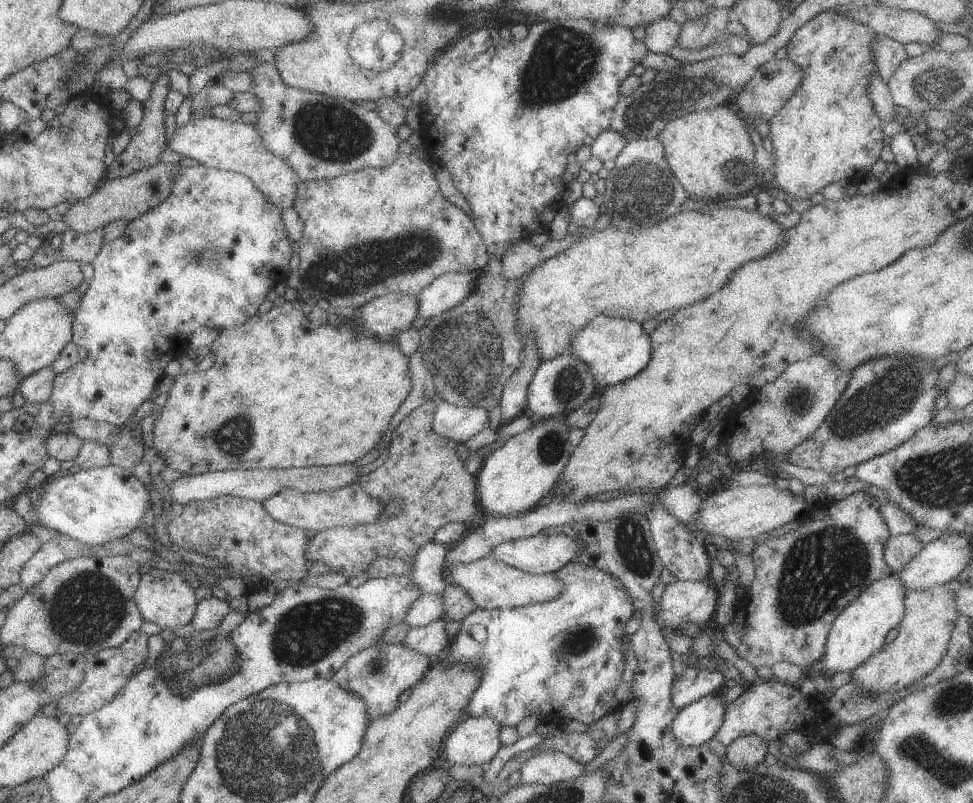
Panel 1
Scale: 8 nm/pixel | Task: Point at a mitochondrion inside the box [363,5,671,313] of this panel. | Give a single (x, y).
(577, 55)

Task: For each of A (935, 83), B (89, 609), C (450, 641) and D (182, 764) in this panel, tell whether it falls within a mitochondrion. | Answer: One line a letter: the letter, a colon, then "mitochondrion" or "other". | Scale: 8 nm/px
A: mitochondrion
B: mitochondrion
C: other
D: other

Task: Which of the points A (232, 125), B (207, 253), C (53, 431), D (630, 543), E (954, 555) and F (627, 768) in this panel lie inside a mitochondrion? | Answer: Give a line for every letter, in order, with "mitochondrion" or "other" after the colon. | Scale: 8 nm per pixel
A: other
B: mitochondrion
C: other
D: mitochondrion
E: other
F: mitochondrion

